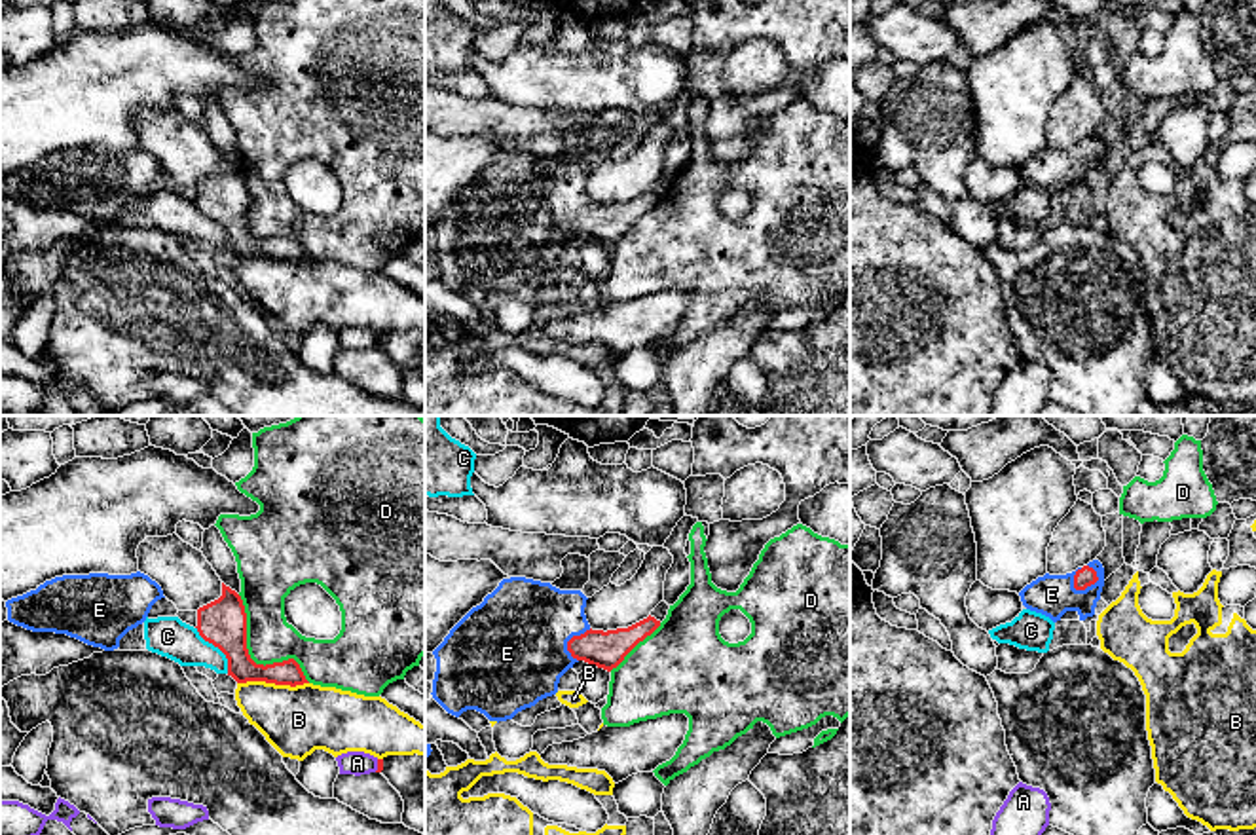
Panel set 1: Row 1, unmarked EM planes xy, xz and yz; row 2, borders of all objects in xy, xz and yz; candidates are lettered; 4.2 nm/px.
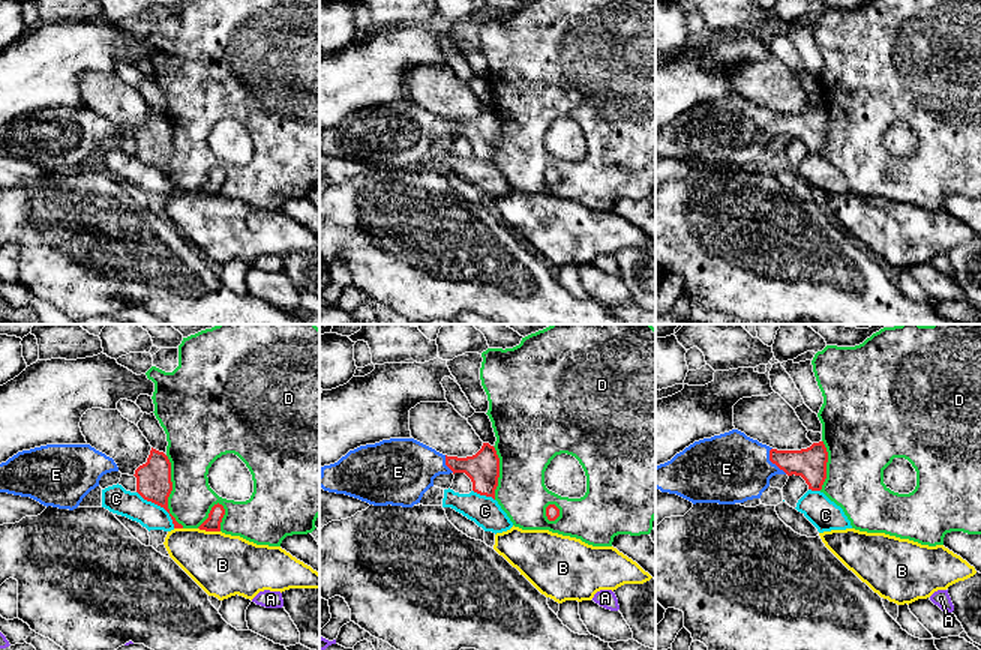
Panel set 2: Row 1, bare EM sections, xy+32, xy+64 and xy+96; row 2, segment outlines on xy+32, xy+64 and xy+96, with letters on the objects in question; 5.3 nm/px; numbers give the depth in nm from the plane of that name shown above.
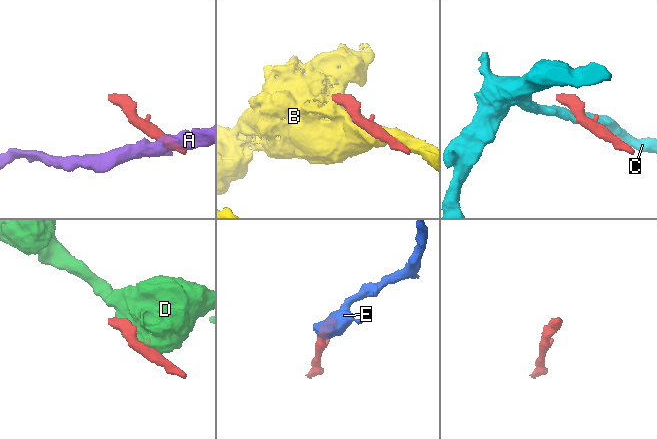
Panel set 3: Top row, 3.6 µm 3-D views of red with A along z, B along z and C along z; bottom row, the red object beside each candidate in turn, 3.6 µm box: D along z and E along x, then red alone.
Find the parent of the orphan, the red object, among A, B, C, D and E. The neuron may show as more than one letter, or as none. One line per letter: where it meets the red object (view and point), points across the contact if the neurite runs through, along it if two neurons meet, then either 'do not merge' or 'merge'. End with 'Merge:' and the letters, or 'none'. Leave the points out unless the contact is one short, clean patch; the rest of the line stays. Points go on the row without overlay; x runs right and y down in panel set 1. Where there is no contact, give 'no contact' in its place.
A: meets red in xy at (378, 340); do not merge
B: meets red in xy at (274, 257); do not merge
C: meets red in xy at (217, 221); border along xy (196, 202), (224, 230), (228, 247); do not merge
D: meets red in xy at (251, 234); do not merge
E: meets red in yz at (1093, 158); runs through yz (1084, 152), (1093, 158), (1080, 166), (1052, 169); merge
Merge: E

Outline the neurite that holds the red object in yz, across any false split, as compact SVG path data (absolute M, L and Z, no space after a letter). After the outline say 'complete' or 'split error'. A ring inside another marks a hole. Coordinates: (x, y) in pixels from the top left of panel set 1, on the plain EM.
M1099 135L1089 137L1066 150L1038 152L1019 171L1026 184L1061 195L1066 186L1076 186L1080 195L1095 190L1104 161L1104 142Z; split error

